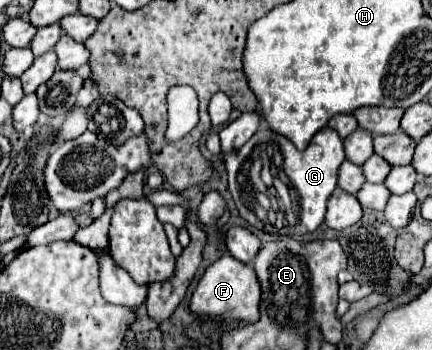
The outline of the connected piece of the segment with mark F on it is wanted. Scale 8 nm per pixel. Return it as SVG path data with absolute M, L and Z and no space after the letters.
M222 255L216 263L212 263L204 275L200 277L192 299L190 299L190 311L196 317L222 317L224 321L244 321L244 323L256 323L260 319L258 313L260 303L260 283L250 265L244 265L236 261L232 255Z

